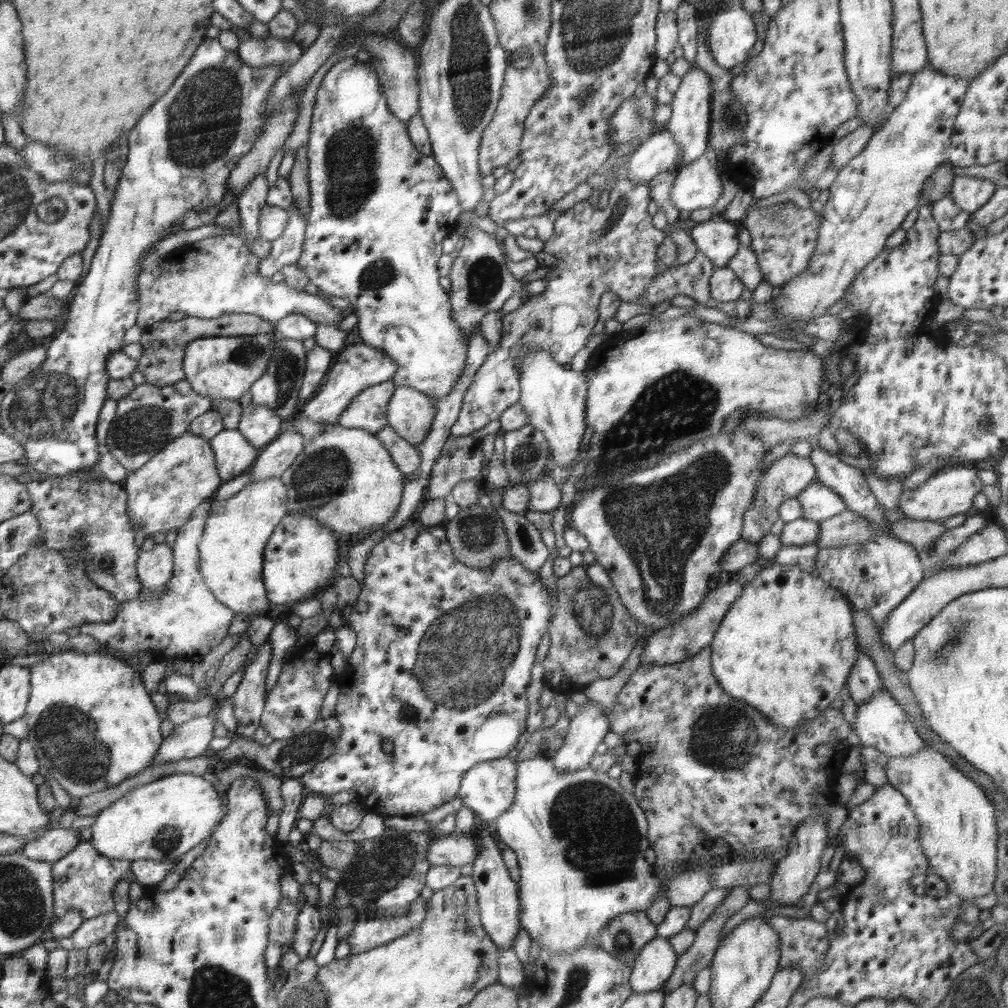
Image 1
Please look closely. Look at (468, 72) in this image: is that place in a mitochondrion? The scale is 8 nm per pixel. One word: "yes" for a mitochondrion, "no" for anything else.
yes

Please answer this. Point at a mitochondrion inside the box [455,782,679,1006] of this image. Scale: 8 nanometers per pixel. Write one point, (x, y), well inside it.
(578, 975)

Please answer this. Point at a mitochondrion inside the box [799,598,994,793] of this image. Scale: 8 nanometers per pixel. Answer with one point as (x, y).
(954, 645)

